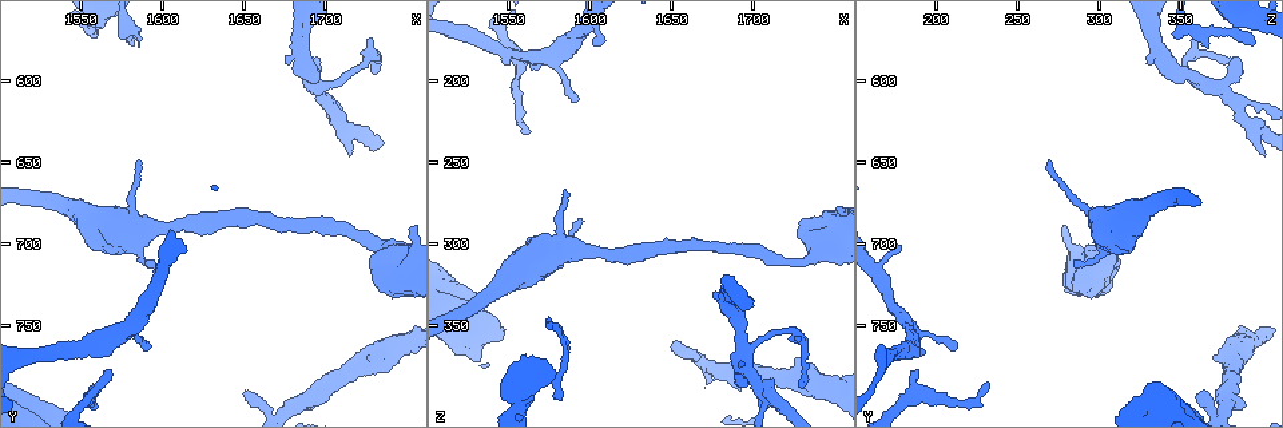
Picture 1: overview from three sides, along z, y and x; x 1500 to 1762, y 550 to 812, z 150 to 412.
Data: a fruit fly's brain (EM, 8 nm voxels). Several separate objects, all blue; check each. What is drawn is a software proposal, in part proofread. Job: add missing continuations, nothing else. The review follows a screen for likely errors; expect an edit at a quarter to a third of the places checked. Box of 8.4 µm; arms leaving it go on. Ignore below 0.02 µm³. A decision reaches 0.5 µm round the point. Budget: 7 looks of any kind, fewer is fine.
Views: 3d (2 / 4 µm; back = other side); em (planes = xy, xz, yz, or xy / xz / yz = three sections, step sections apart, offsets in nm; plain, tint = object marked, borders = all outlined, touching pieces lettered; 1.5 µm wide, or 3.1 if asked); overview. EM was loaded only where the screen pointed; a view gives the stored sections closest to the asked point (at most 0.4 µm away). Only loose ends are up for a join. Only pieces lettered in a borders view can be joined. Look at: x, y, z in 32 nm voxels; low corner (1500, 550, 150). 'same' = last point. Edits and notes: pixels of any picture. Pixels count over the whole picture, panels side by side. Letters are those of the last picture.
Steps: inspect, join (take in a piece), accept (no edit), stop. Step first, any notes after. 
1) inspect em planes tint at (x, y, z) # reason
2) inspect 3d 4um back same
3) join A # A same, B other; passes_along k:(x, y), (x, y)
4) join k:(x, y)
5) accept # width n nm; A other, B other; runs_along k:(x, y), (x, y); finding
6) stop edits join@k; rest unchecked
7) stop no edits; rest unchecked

inspect em planes tint at (1602, 702, 176) # an open end

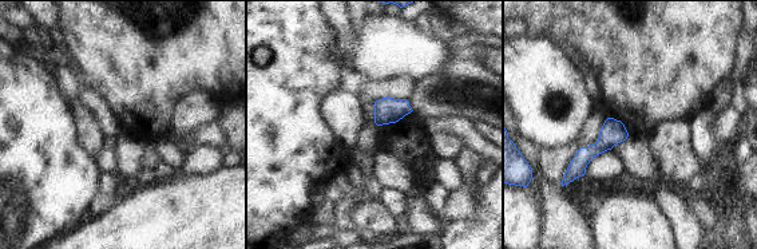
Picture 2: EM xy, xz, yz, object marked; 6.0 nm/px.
inspect em planes borders same # what lies round it

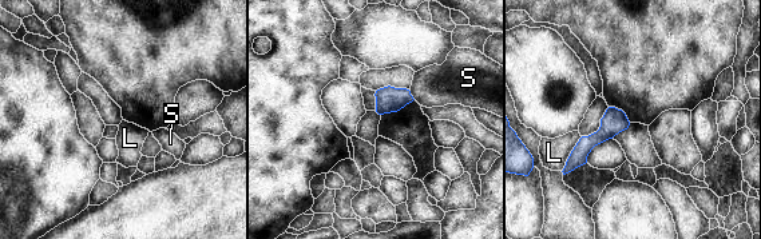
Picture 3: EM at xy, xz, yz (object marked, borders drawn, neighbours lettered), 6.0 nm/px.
accept # L other, S other; border 3:(582, 136), (562, 171); none of them fits

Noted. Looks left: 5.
inspect 3d 2um back at (1586, 648, 270) # branch stops here

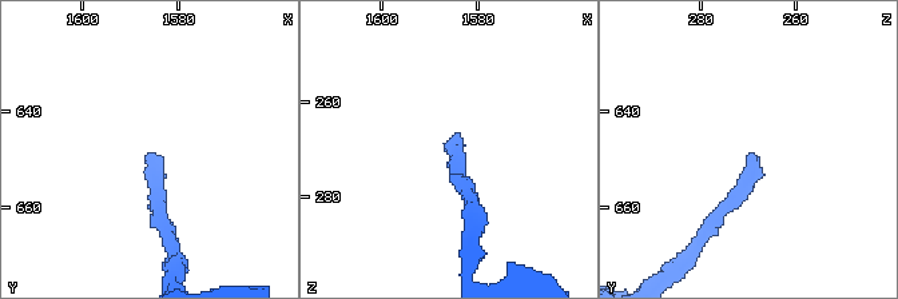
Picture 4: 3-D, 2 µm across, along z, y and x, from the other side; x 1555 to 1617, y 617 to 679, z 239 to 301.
inspect em yz step 8 tint at (1587, 648, 269)

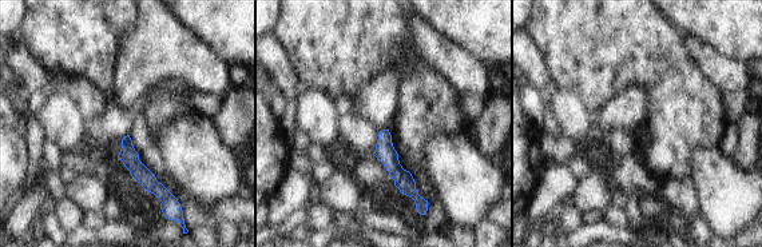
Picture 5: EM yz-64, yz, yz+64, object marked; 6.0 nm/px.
inspect em planes borders same

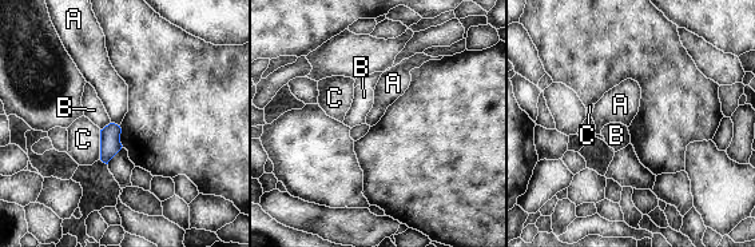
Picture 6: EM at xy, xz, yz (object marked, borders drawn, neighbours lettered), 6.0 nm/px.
accept # longest_contact C 180 nm; A other, B other, C other; none of them fits

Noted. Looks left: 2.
inspect 3d 4um at (1728, 592, 386) # thin end

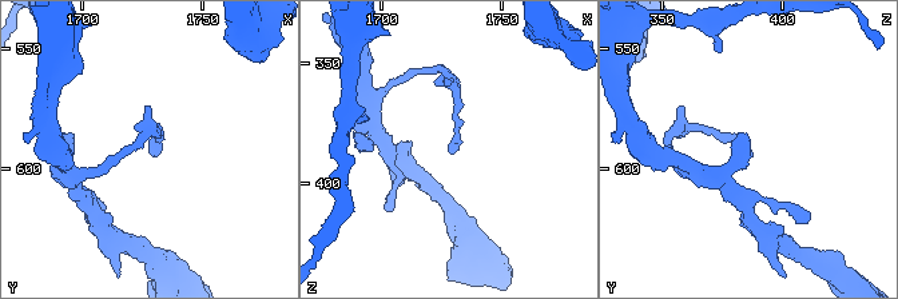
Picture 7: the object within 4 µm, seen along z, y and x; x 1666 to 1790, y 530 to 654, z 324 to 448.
inspect em planes borders at (1728, 595, 387) # now the EM

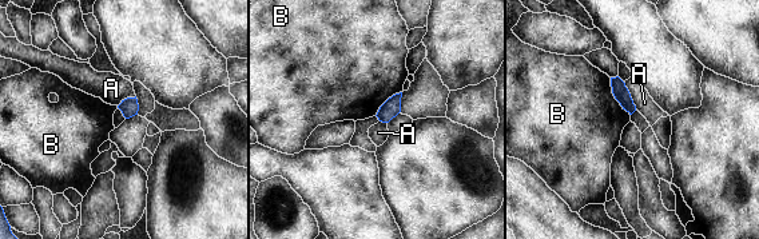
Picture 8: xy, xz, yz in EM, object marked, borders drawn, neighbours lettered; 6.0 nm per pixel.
accept # A other, B other; border 8:(610, 78), (614, 98), (630, 115); none of them fits

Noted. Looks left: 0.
stop no edits; rest unchecked

